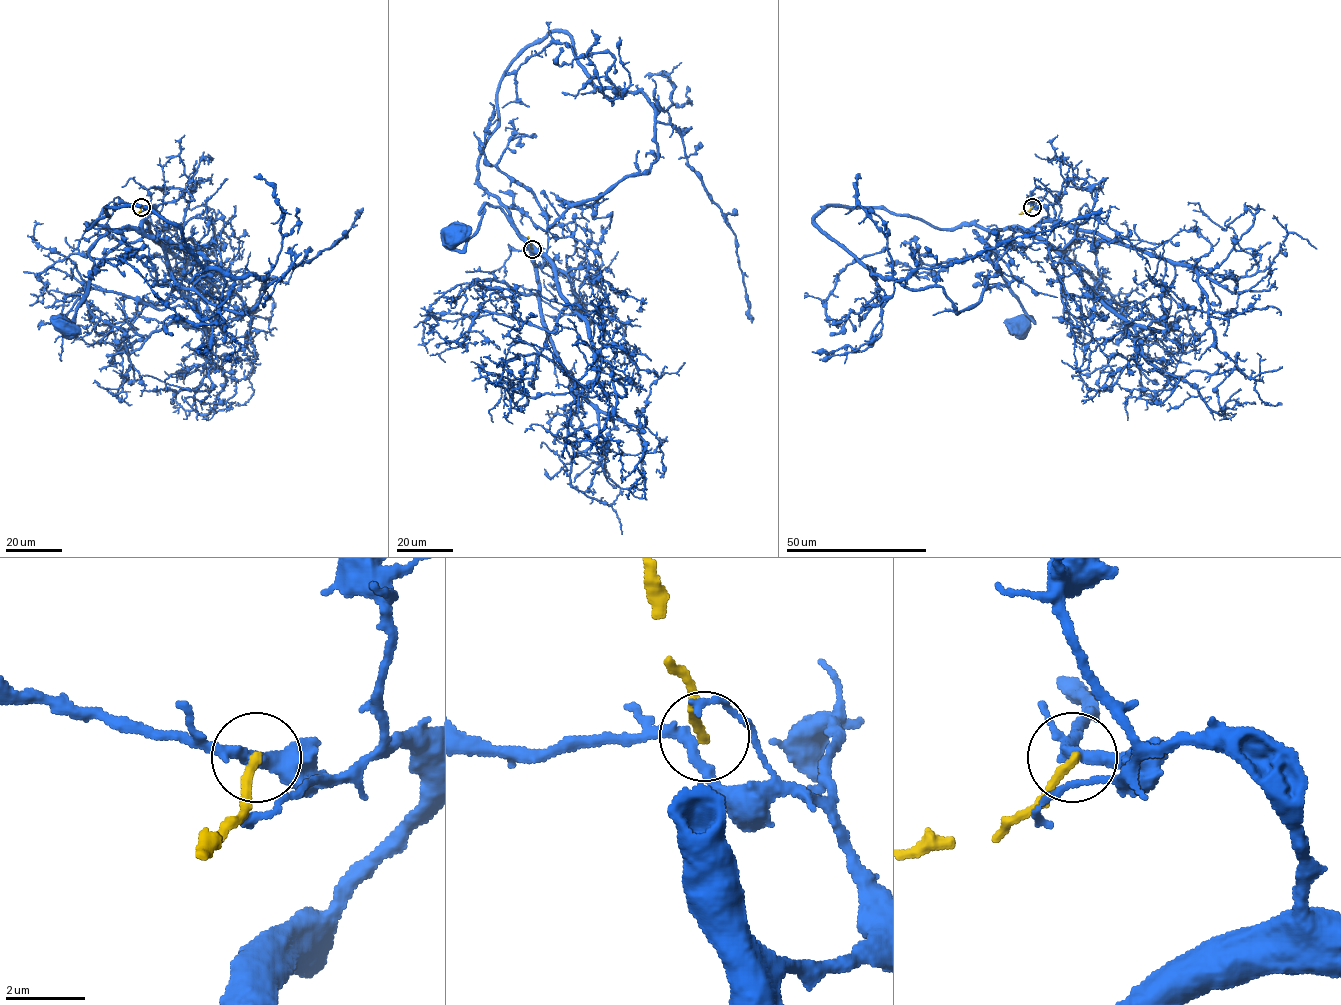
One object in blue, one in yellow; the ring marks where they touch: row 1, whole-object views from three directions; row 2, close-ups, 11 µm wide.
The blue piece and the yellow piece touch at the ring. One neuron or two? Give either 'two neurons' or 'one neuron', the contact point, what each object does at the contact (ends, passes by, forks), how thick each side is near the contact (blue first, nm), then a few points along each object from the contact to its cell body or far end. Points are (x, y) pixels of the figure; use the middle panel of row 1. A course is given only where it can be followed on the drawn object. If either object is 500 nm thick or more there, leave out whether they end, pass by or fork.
two neurons | (532, 249) | blue passes by | yellow ends | 280/240 nm | blue via (532, 250), (514, 223), (488, 204), (462, 250), (455, 247), (455, 233) | yellow via (532, 249), (527, 236)

